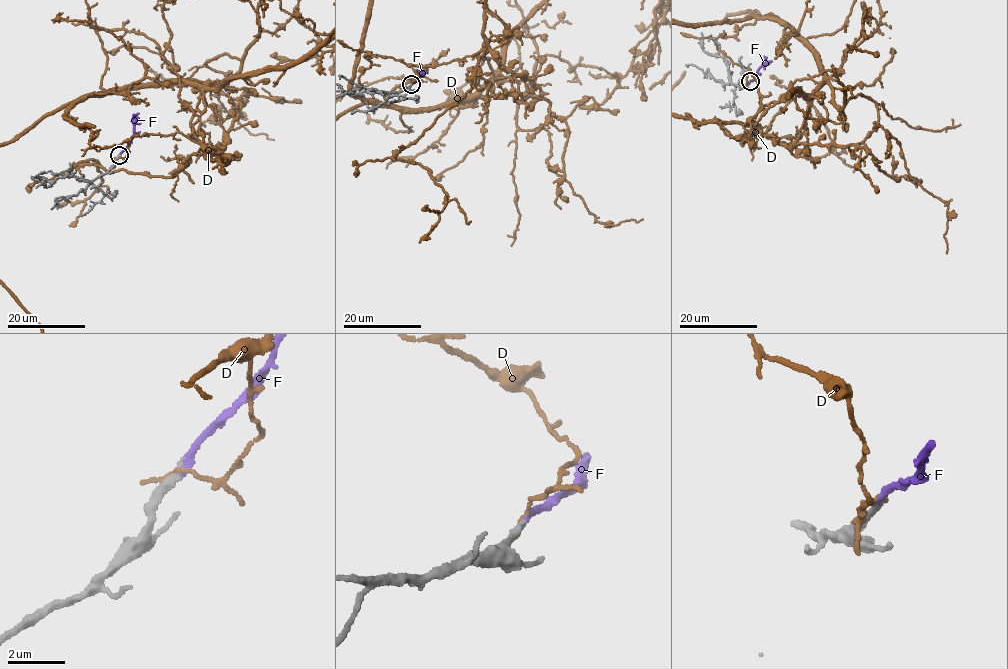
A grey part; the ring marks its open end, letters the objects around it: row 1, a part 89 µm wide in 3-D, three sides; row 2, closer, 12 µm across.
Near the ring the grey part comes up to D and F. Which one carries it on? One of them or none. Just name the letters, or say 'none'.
F

